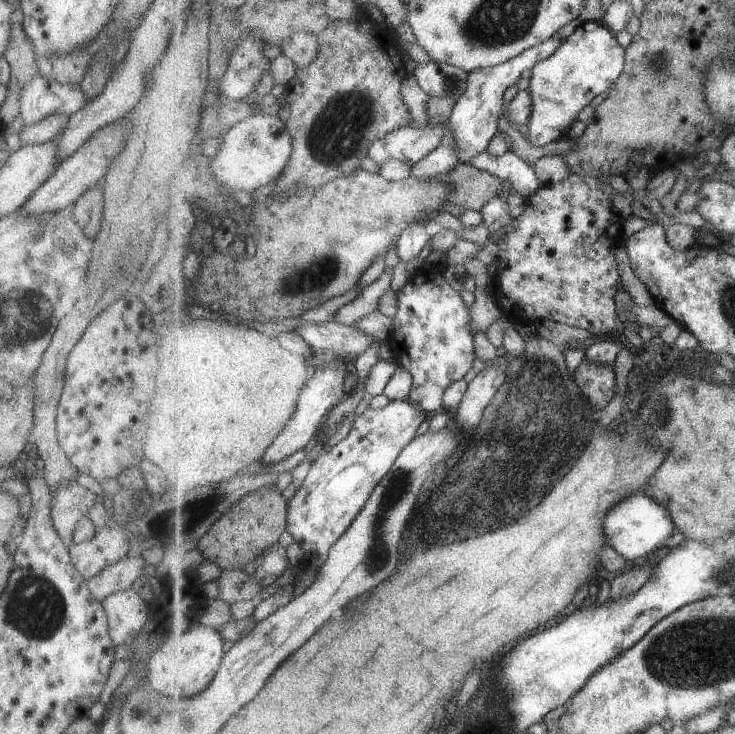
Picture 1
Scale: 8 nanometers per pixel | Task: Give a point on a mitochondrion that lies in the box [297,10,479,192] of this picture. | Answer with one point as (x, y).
(339, 133)

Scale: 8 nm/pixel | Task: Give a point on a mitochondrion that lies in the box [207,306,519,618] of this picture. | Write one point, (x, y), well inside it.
(398, 487)

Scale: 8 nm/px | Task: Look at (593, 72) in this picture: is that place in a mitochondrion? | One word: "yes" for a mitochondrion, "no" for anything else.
no

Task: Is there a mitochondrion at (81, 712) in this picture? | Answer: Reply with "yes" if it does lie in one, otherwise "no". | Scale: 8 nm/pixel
no

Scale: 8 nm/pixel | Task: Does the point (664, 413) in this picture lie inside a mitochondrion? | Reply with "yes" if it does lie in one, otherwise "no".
yes

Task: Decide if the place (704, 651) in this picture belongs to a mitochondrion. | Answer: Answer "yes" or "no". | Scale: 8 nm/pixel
yes

